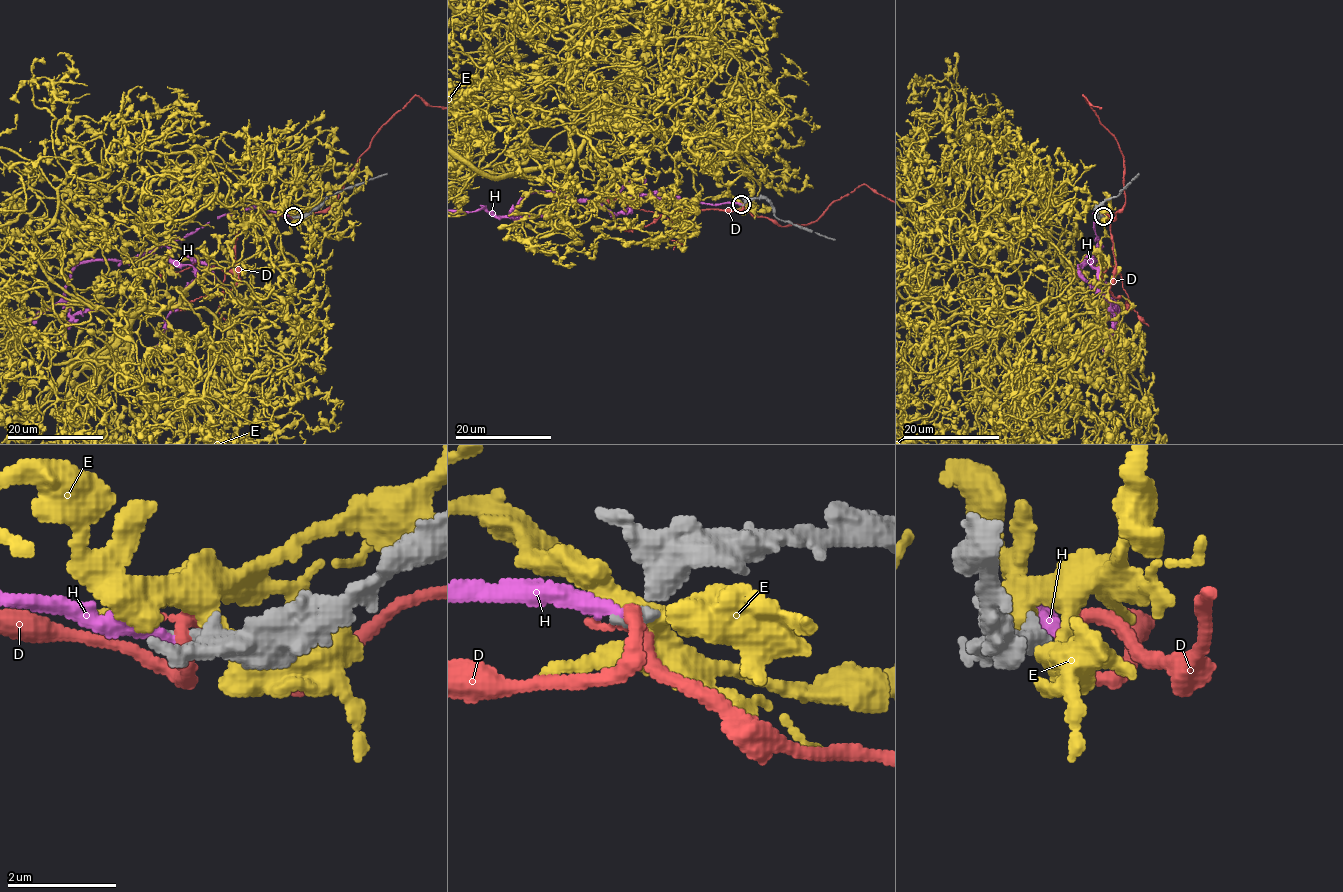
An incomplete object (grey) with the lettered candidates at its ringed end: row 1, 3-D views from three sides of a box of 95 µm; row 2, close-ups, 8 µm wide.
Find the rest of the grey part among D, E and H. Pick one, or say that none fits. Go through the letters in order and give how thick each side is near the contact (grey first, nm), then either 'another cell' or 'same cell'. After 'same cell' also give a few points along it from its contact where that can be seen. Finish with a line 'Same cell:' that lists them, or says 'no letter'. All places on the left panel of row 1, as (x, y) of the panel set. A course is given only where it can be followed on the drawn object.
D: 400 nm thick on the grey side, 280 nm on the other; another cell
E: 400 nm thick on the grey side, 360 nm on the other; another cell
H: 240 nm thick on the grey side, 260 nm on the other; same cell
Same cell: H

